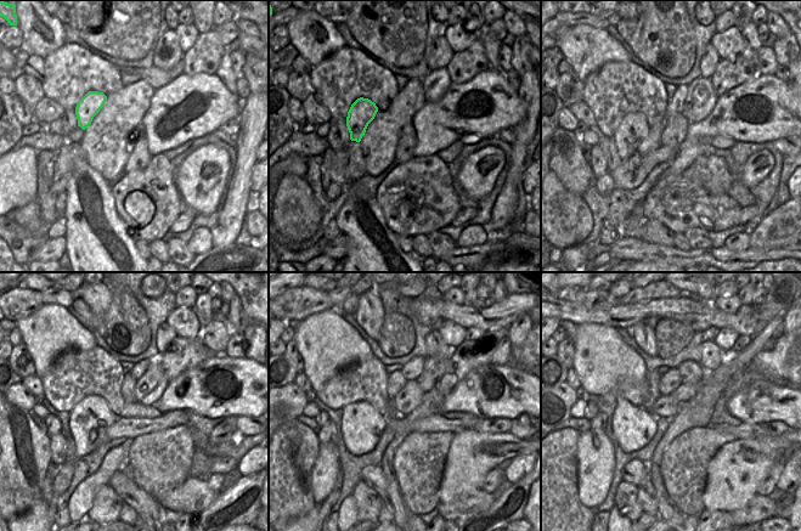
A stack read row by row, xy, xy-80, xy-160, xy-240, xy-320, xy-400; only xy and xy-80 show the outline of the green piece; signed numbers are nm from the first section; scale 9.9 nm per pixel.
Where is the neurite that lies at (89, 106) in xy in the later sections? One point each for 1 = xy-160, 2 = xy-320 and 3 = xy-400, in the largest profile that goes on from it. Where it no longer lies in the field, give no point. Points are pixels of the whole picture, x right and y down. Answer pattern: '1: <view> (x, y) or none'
1: xy-160 (633, 128)
2: xy-320 (362, 425)
3: xy-400 (633, 428)

